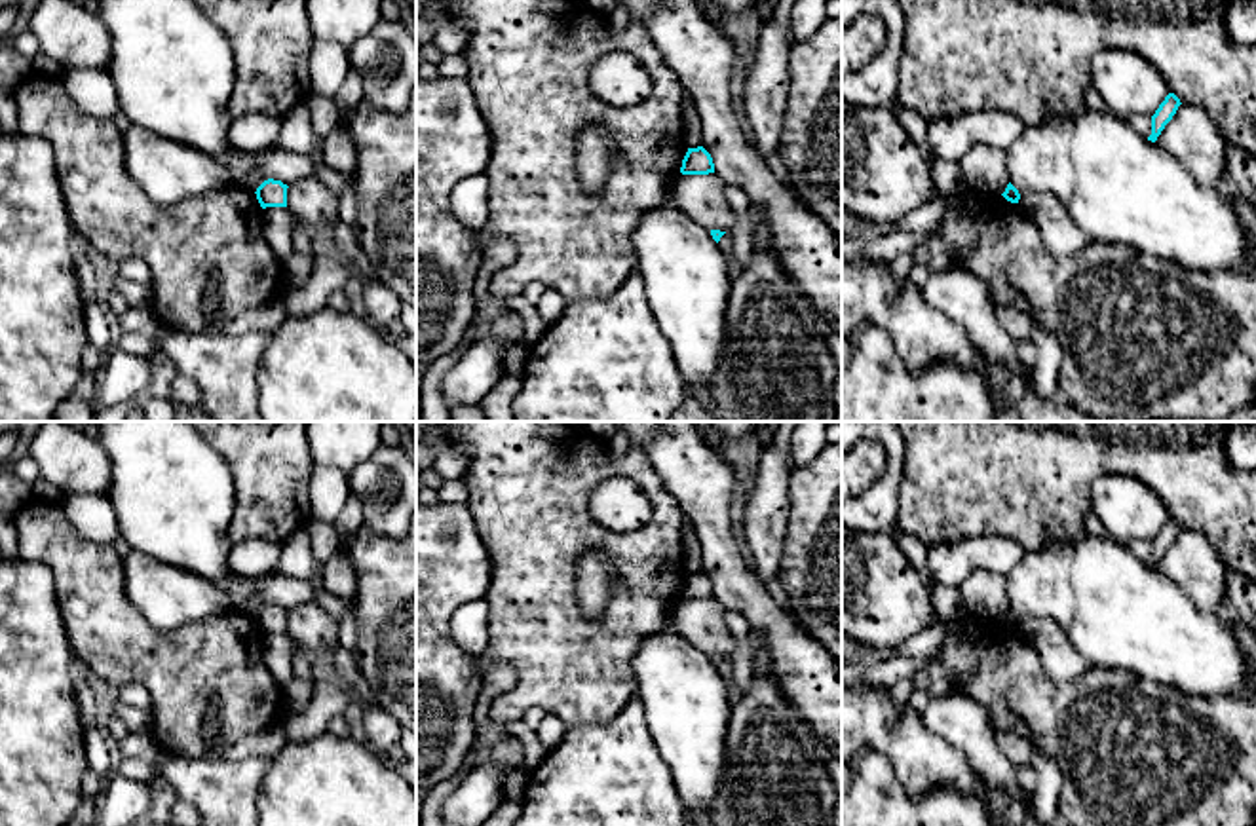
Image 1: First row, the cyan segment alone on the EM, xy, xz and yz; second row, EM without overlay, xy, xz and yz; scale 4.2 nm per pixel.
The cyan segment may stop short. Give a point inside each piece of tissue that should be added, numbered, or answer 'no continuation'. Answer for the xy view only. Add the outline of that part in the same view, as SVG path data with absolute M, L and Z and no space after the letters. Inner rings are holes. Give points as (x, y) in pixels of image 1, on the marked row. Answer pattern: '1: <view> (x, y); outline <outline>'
no continuation

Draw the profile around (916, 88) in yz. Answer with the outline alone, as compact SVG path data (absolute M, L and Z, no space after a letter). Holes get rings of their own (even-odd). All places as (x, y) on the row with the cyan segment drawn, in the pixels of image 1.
M895 0L904 15L904 47L899 68L897 101L916 110L927 123L965 112L999 110L1017 116L1024 125L1051 116L1077 116L1085 108L1085 89L1093 82L1091 61L1104 49L1127 49L1146 59L1169 84L1180 103L1201 106L1224 131L1227 142L1256 156L1256 46L1233 44L1224 30L1226 0Z

